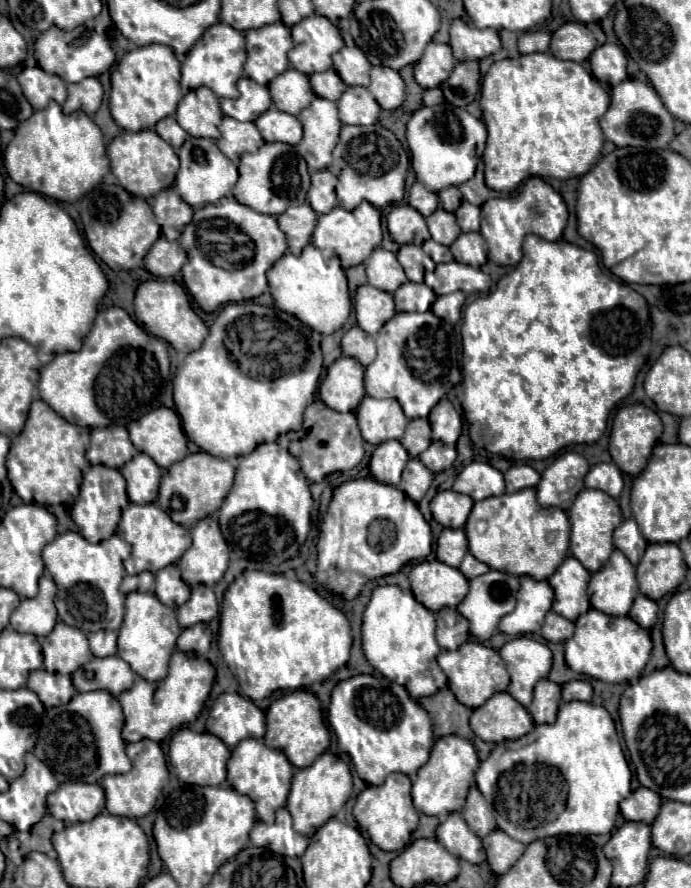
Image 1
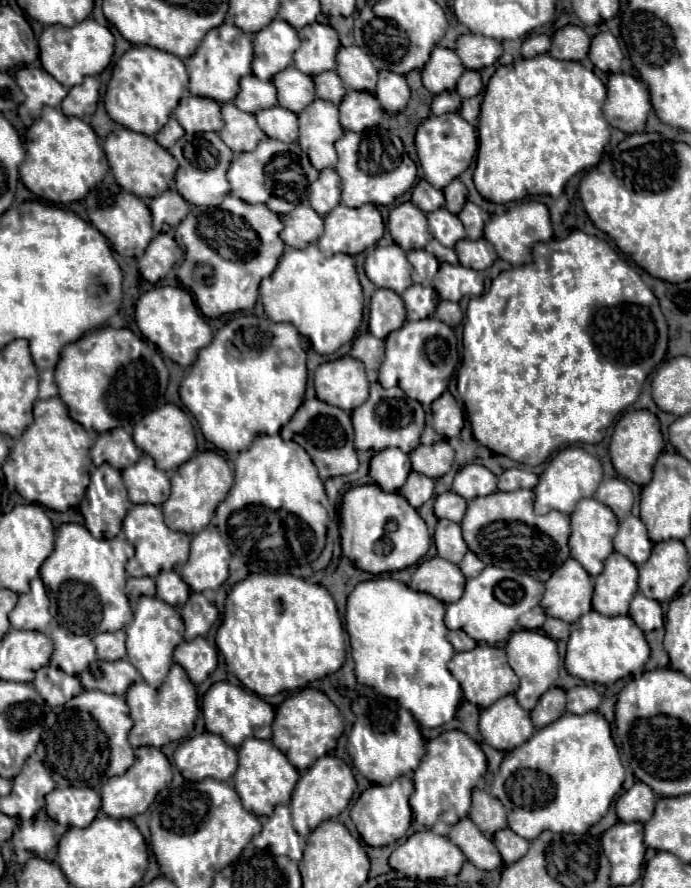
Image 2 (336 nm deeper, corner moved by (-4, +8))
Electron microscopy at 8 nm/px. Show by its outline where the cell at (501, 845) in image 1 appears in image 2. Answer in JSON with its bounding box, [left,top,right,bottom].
[493,828,529,864]

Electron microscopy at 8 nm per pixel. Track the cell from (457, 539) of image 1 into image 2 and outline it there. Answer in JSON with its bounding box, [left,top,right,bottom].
[435,520,467,564]

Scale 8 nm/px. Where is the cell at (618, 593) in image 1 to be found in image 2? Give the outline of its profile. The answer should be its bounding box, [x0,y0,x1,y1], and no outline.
[593,552,637,616]

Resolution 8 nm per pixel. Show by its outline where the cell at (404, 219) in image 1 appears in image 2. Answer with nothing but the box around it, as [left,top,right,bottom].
[389,201,431,250]

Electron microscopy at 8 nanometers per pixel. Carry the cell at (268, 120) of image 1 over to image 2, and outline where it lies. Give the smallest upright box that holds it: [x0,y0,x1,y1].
[257,106,299,142]

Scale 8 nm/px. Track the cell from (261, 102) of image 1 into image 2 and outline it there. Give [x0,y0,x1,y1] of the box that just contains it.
[233,74,277,114]

